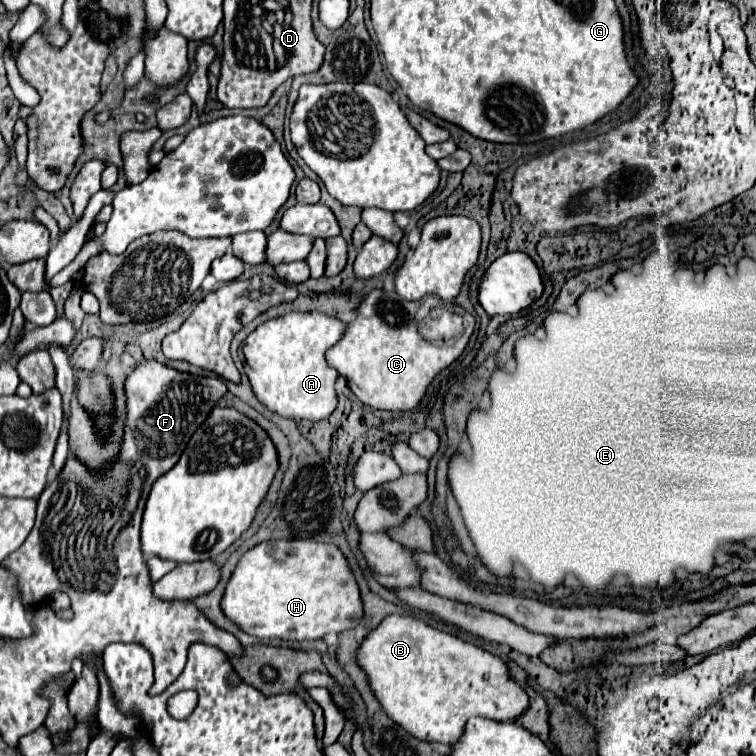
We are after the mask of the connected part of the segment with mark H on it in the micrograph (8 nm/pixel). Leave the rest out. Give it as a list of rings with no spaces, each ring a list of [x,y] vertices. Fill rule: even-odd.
[[[268,540],[244,552],[224,588],[220,608],[230,622],[258,640],[318,640],[328,632],[354,628],[362,618],[358,584],[344,556],[336,546],[314,540]]]

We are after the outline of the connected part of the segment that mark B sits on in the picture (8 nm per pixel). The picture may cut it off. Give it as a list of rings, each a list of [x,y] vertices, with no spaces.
[[[388,614],[378,628],[364,636],[362,644],[354,652],[354,658],[366,674],[370,692],[380,702],[386,716],[402,726],[408,734],[426,742],[436,740],[442,744],[452,744],[462,734],[462,728],[470,716],[484,716],[506,722],[516,720],[528,708],[526,692],[510,680],[506,664],[498,656],[492,656],[490,652],[470,642],[450,636],[448,632],[436,630],[414,616]]]

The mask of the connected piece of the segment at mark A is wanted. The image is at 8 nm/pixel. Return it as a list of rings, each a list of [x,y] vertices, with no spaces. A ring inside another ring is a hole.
[[[290,312],[260,324],[242,342],[244,370],[254,396],[272,412],[300,420],[324,420],[336,408],[334,382],[338,372],[324,360],[324,352],[338,342],[346,324],[320,312]]]

